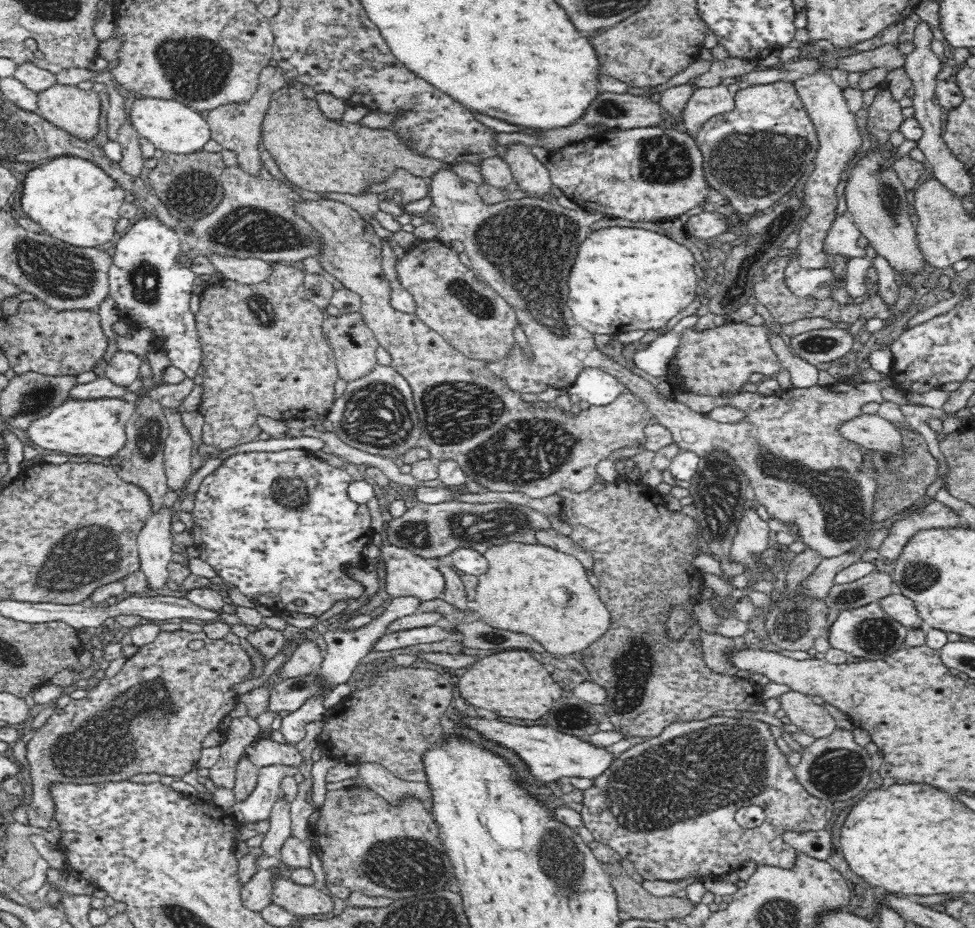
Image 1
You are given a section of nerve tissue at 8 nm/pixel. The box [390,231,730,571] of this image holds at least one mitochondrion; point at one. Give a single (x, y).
(465, 414)

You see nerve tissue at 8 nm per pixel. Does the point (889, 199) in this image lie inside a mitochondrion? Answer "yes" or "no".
yes

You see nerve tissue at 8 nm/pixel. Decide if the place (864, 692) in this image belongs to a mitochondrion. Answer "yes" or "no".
no

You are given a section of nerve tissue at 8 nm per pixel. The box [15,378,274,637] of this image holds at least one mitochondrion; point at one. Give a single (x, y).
(95, 555)

